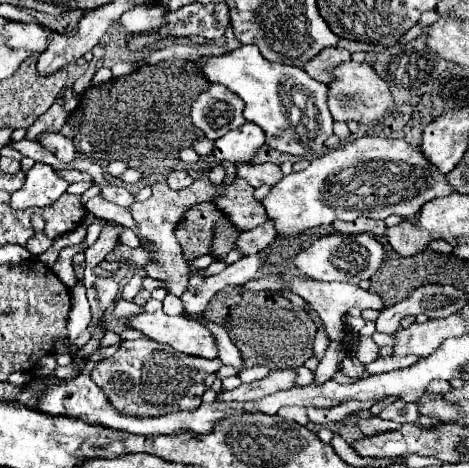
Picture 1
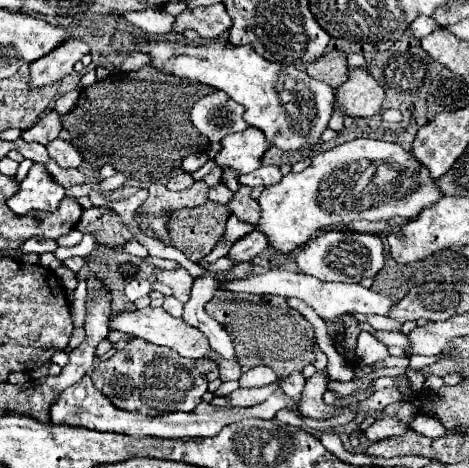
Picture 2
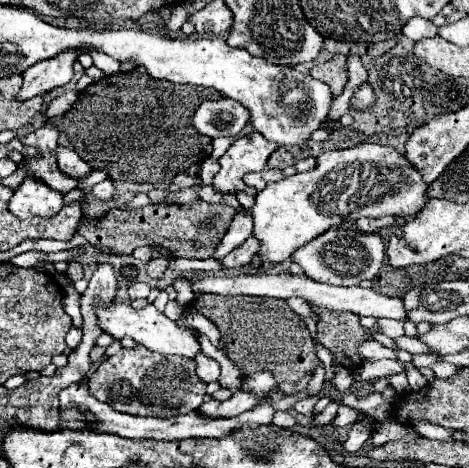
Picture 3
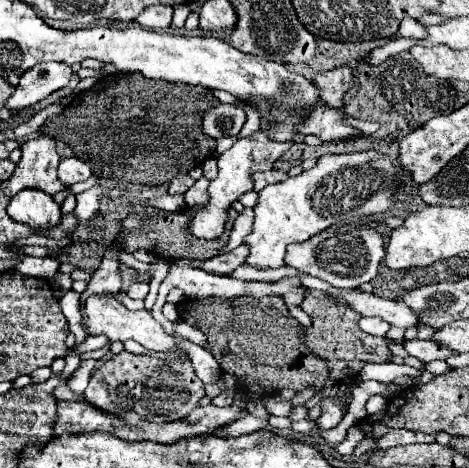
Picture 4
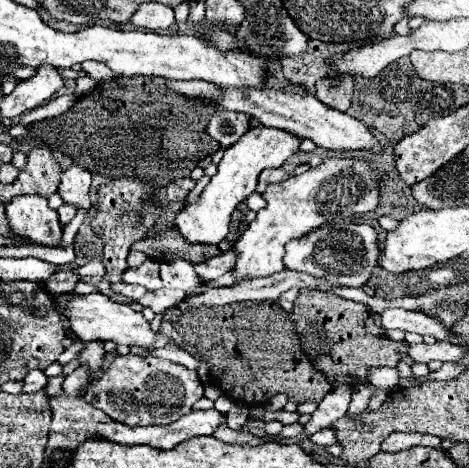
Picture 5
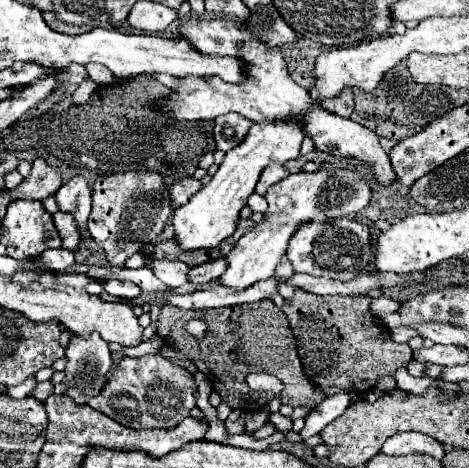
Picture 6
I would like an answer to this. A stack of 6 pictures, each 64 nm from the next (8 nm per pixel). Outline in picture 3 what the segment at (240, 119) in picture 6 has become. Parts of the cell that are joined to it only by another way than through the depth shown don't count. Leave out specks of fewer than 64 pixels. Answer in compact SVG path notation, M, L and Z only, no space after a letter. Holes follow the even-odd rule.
M206 100L194 112L194 126L198 132L210 138L222 136L236 136L248 124L248 110L230 100Z

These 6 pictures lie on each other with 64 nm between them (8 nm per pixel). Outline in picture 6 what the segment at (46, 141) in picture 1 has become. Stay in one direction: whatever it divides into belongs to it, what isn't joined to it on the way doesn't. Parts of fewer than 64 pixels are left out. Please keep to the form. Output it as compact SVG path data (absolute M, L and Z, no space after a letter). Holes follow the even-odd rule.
M82 174L72 176L56 192L56 202L58 202L58 208L60 210L74 214L76 224L88 236L86 222L88 222L88 216L90 216L90 210L92 210L92 192L90 192L88 180Z

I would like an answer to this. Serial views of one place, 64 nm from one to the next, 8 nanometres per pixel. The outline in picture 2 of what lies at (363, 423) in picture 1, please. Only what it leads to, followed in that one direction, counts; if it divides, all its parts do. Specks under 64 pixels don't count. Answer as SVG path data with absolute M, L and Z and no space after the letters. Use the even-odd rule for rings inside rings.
M382 418L382 420L376 420L372 426L368 426L368 428L364 430L364 436L366 436L368 440L376 442L376 440L382 440L382 438L388 438L388 436L404 434L406 428L408 428L406 424L404 424L404 428L402 428L402 422L398 422L398 420L394 420L394 418Z

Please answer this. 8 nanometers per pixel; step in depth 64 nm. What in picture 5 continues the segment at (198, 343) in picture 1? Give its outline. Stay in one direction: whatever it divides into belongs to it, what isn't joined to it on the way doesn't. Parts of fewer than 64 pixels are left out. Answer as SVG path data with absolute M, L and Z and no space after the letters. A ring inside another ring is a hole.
M96 292L96 294L64 294L60 296L58 304L64 304L68 308L70 326L72 332L80 340L112 340L114 344L138 344L138 346L152 346L158 338L158 332L152 330L150 320L144 318L142 312L134 312L132 308L112 302L108 296Z

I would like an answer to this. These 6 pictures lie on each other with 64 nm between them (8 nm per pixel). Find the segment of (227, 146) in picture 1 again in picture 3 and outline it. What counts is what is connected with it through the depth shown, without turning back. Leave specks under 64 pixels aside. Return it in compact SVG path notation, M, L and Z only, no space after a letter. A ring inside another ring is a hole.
M250 132L238 138L218 160L220 172L214 176L214 188L224 194L234 192L254 192L242 184L242 176L248 172L260 172L266 168L268 156L278 148L278 144L268 142L260 132Z

